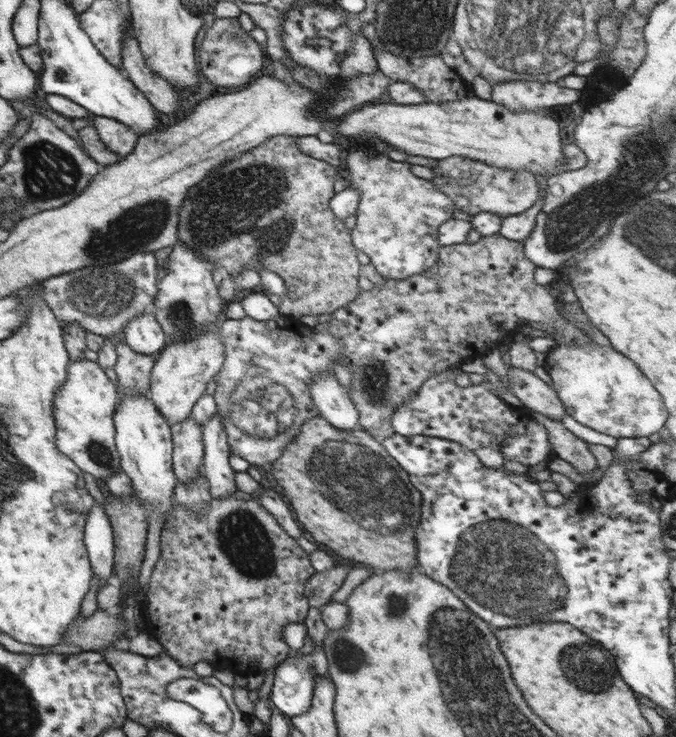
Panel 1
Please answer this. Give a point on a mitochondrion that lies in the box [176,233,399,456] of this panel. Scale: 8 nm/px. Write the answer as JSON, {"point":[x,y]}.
{"point":[261,406]}

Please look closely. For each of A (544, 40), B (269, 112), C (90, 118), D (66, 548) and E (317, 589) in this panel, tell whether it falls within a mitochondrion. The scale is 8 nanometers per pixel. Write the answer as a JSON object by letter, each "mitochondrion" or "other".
{"A":"mitochondrion","B":"other","C":"other","D":"other","E":"other"}

